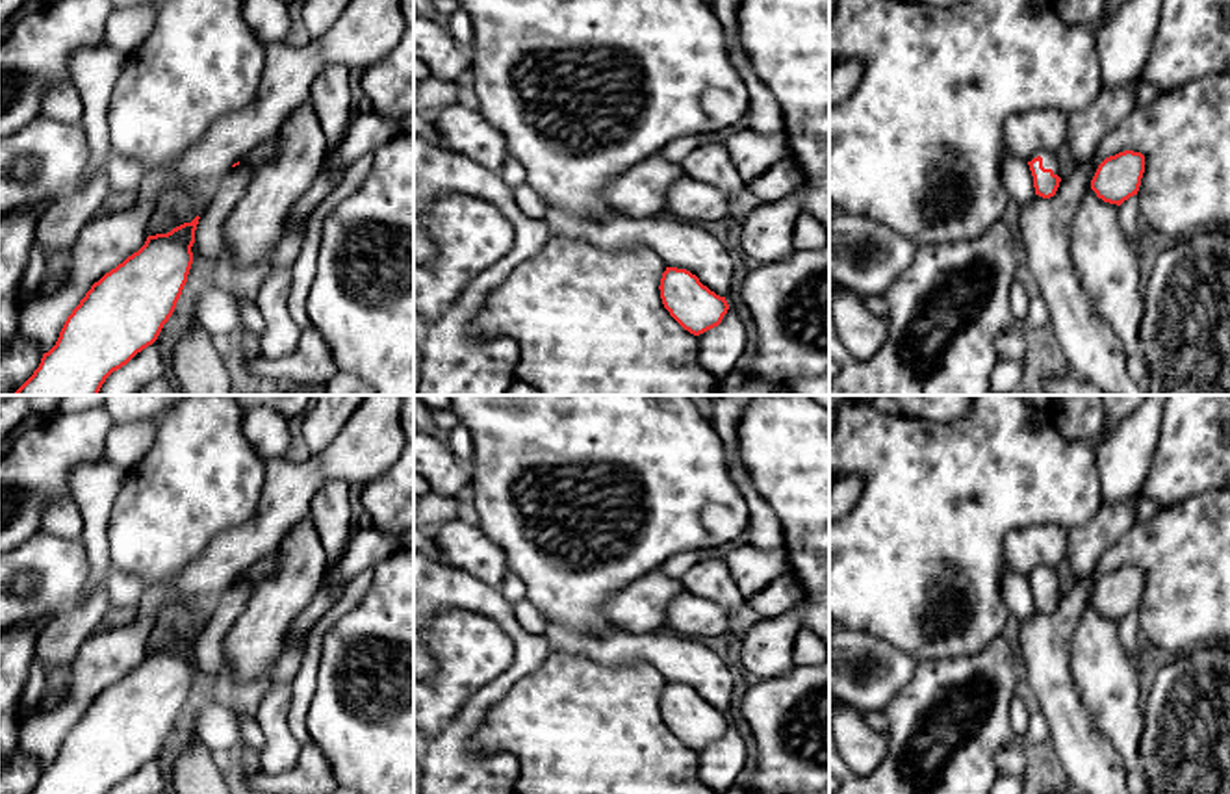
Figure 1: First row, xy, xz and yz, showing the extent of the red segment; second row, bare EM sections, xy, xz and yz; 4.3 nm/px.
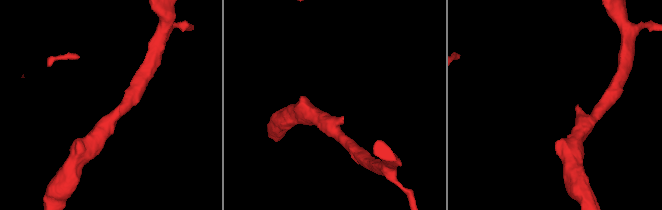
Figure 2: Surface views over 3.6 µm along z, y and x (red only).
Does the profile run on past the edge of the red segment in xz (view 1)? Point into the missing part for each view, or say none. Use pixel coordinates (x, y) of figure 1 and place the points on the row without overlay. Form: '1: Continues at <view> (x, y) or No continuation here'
1: No continuation here

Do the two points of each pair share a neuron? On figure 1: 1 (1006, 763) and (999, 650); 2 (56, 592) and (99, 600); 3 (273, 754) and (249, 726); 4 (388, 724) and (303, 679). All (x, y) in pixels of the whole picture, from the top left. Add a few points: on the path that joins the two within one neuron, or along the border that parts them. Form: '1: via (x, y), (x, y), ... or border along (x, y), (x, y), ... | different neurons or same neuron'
1: border along (1015, 737), (995, 755), (995, 774) | different neurons
2: border along (73, 605), (54, 616) | different neurons
3: border along (253, 717), (264, 735), (264, 748), (260, 752) | different neurons
4: border along (323, 644), (307, 729) | different neurons

